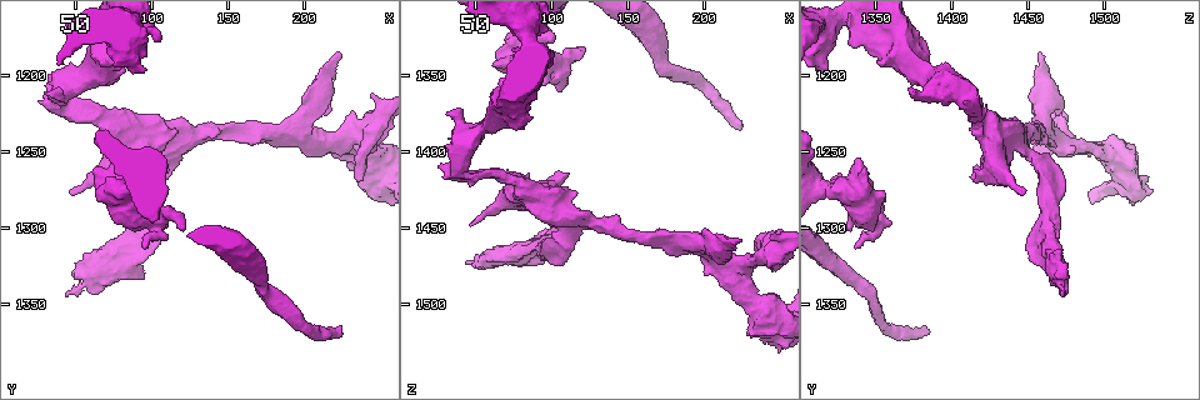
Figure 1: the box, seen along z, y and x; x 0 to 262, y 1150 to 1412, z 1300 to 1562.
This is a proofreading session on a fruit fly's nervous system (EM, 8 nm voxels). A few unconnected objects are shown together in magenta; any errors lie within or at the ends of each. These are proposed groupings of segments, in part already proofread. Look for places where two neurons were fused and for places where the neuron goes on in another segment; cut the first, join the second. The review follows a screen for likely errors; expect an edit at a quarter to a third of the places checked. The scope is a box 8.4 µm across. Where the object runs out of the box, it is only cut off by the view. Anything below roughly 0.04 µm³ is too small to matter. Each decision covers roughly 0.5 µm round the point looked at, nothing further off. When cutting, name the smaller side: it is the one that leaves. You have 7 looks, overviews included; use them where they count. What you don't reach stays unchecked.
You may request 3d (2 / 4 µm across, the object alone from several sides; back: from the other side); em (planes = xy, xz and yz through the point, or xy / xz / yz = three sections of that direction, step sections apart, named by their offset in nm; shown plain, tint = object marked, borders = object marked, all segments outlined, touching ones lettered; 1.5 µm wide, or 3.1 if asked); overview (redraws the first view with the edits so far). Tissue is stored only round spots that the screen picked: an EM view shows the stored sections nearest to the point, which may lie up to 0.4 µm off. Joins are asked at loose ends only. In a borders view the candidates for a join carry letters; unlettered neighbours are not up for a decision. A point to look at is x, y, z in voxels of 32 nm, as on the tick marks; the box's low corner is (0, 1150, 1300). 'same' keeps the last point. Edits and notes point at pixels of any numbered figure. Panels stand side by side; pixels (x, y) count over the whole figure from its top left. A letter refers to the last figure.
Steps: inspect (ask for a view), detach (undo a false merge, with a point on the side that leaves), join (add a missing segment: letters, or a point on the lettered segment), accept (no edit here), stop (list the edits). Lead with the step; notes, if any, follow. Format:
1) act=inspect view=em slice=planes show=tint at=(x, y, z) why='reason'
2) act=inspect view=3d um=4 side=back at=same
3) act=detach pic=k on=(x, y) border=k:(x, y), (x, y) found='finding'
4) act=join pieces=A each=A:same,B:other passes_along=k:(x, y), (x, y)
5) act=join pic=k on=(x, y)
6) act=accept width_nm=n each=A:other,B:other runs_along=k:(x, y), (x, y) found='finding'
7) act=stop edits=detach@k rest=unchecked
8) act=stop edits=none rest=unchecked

act=inspect view=em slice=xy step=4 show=borders at=(226, 1362, 1382) why='free end'

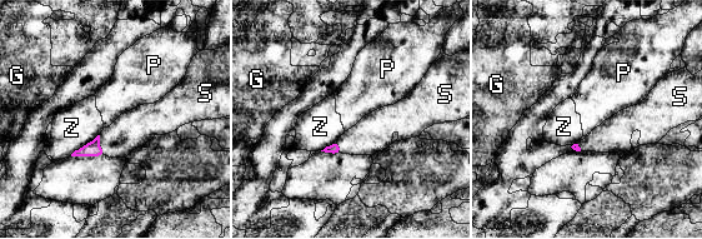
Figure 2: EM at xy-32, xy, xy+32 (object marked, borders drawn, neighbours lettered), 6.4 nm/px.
act=inspect view=em slice=planes show=borders at=same why='another direction'

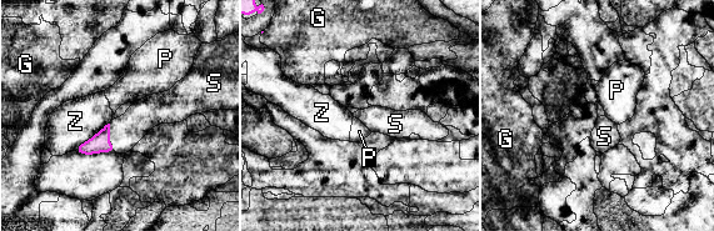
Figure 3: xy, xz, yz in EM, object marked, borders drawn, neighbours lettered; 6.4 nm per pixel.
act=join pic=3 on=(125, 131) longest_contact=Z:300nm each=G:other,P:other,S:same,Z:other passes_along=3:(99, 142), (109, 136), (125, 131) found='it goes on there'

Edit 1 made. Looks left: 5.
act=inspect view=em slice=planes show=tint at=(210, 1244, 1472)

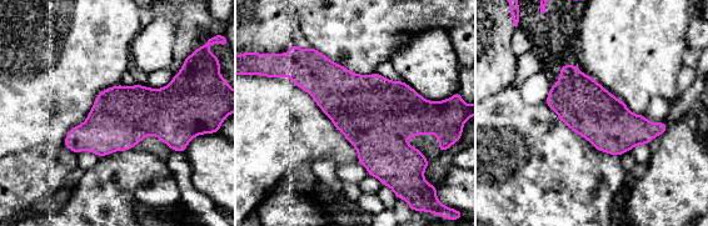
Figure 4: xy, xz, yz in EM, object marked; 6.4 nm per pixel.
act=inspect view=em slice=planes show=borders at=same why='what lies round it'

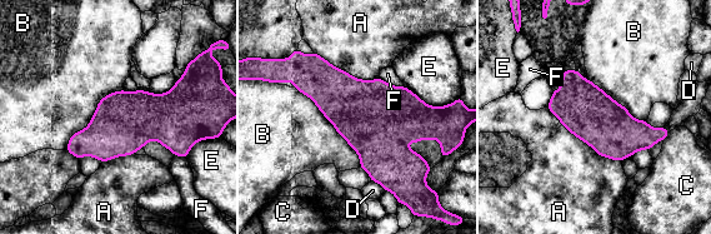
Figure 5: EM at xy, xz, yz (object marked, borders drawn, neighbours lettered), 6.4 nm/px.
act=accept width_nm=340 longest_contact=B:650nm each=A:other,B:other,C:other,D:other,E:other,F:other found='one neuron here'

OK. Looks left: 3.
act=stop edits=join@3 rest=unchecked

